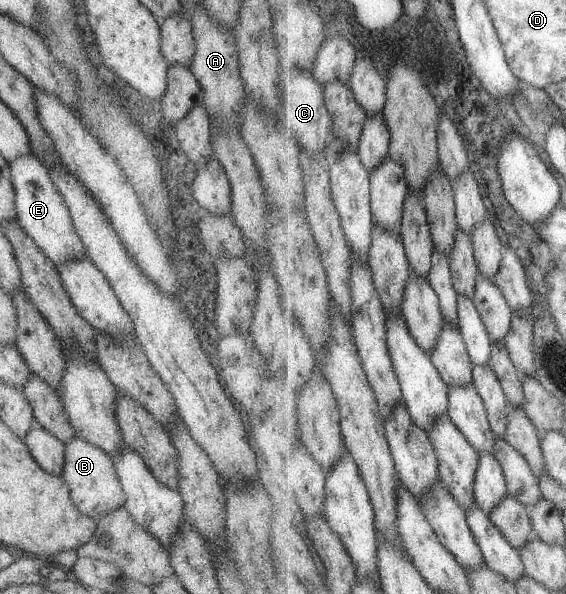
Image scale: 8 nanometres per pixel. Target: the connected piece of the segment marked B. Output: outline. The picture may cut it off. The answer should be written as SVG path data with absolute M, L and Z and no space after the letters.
M76 435L64 444L62 478L70 493L73 505L85 515L97 520L102 513L124 505L124 493L119 485L112 458L96 445L88 444Z

